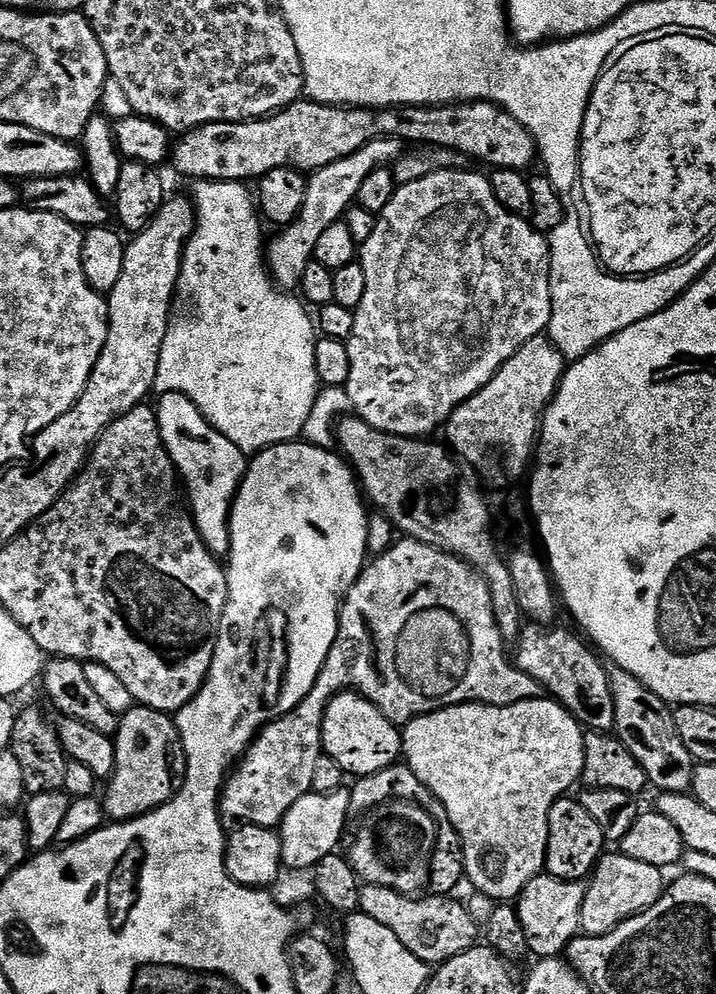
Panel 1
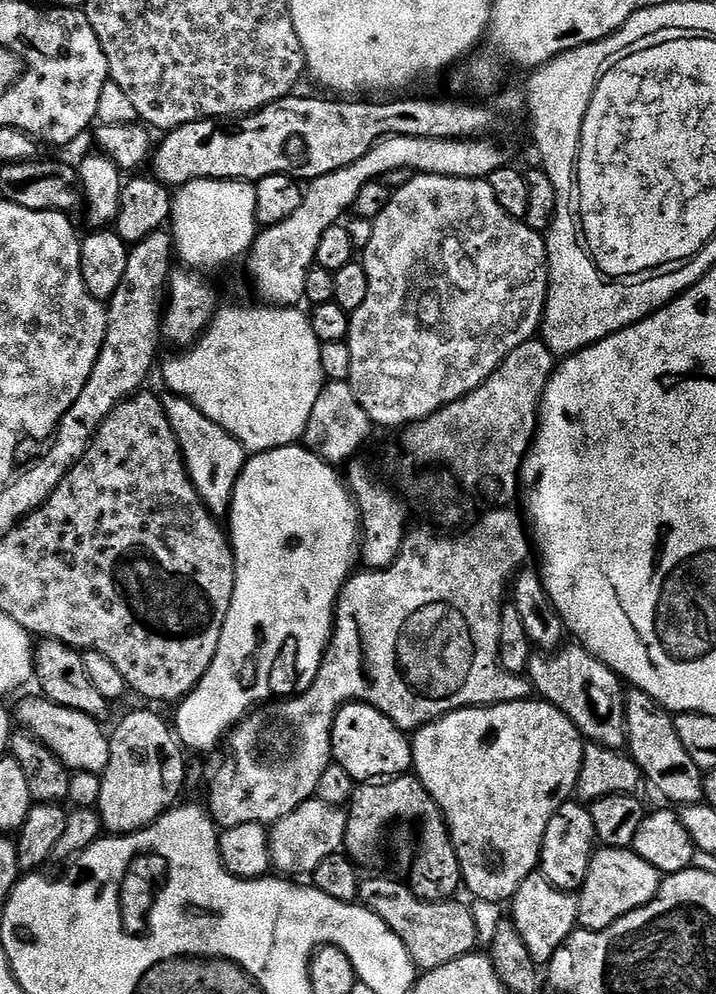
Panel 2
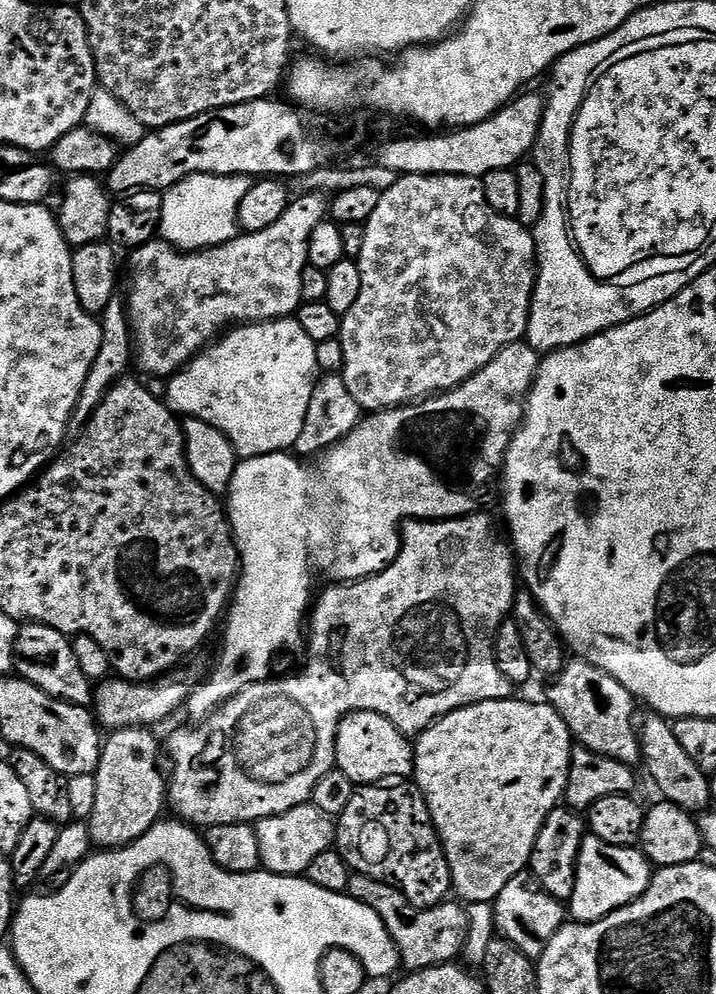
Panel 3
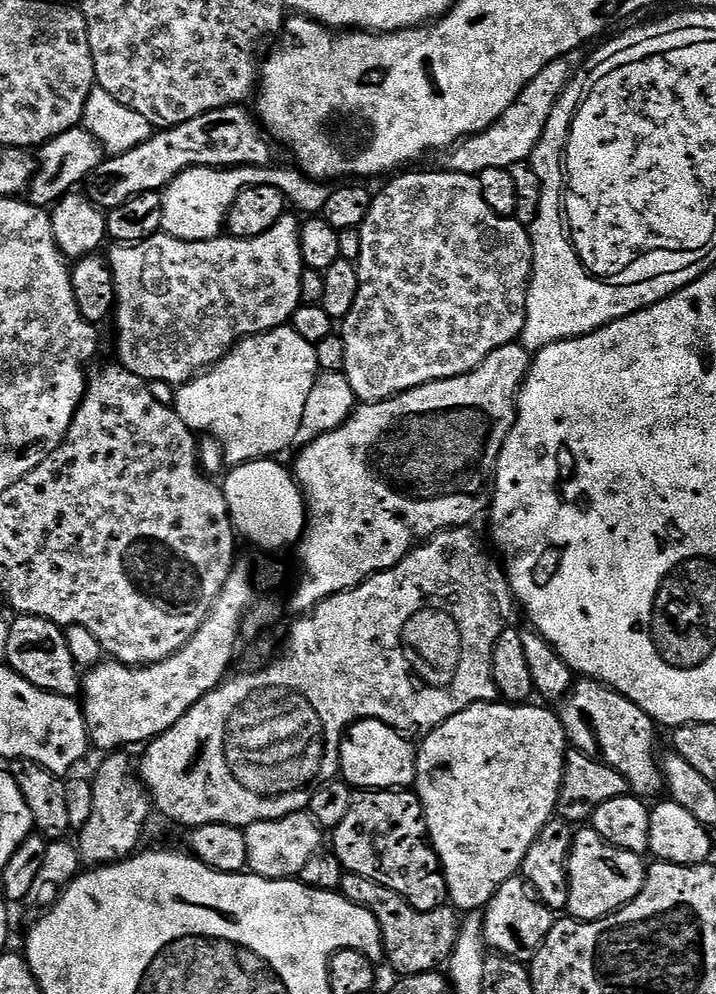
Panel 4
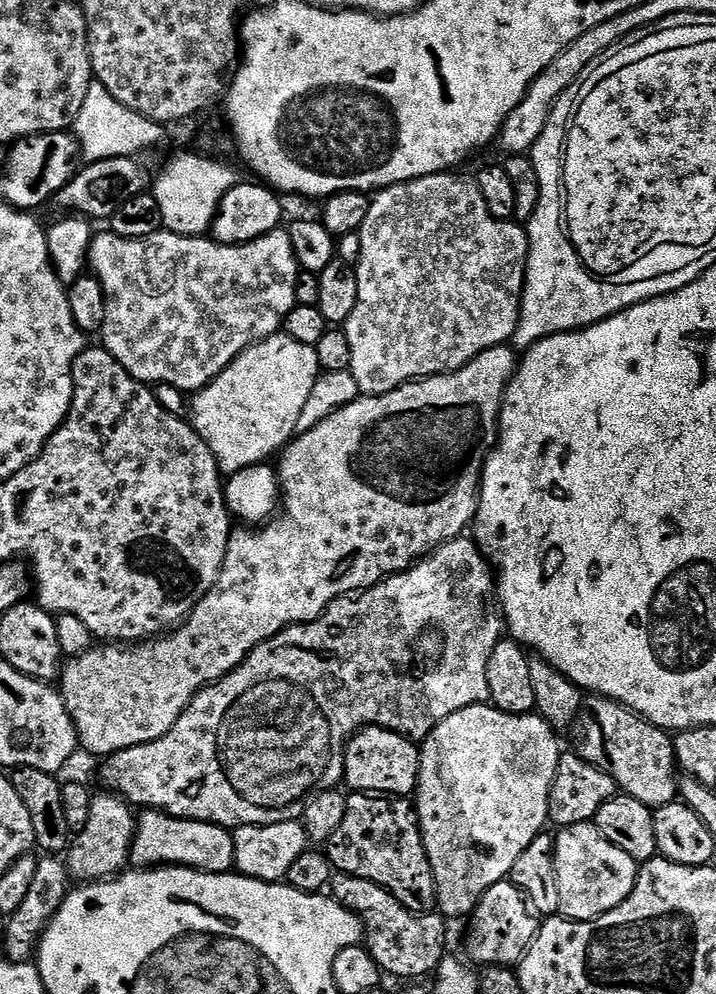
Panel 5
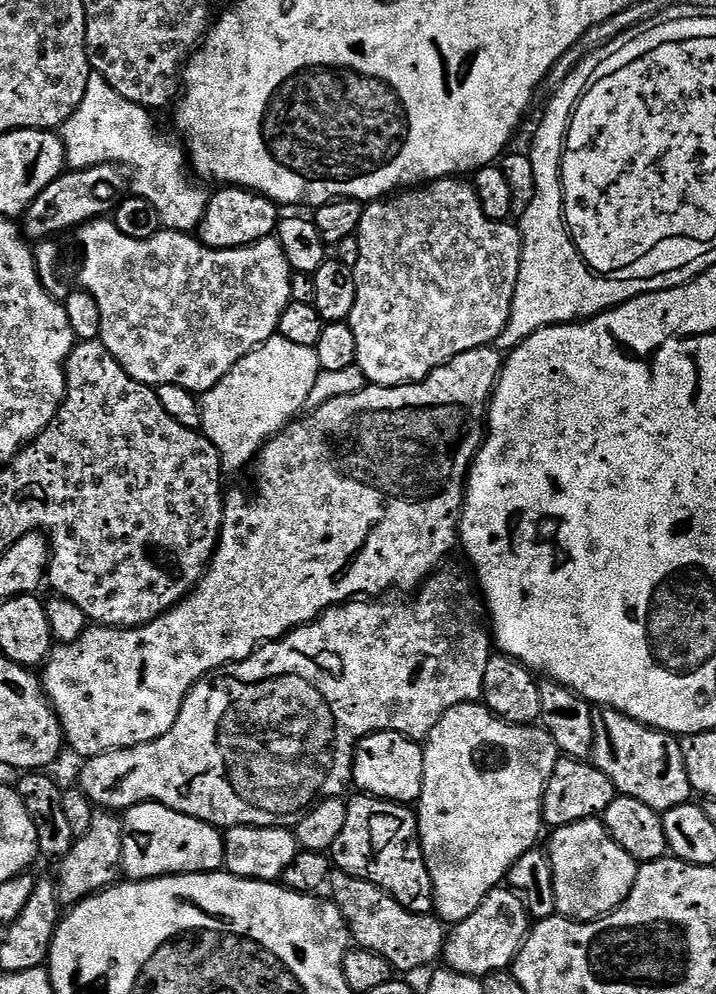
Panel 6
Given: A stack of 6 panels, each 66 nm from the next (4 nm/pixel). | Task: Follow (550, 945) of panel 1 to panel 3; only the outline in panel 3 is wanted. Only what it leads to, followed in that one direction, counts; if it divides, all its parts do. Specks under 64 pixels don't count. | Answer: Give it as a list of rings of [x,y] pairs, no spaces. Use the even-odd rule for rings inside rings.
[[[525,870],[510,878],[502,894],[498,894],[494,901],[494,918],[497,933],[535,962],[539,960],[550,938],[554,938],[554,934],[558,934],[560,927],[566,923],[566,908],[561,901],[542,890],[531,871]]]

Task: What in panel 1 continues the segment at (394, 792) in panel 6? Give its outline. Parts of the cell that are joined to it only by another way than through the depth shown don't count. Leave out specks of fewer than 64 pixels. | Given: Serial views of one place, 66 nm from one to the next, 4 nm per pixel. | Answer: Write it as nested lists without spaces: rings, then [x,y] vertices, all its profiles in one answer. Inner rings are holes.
[[[351,690],[338,693],[326,706],[320,739],[323,755],[334,758],[352,778],[378,774],[402,756],[402,732],[364,696]]]

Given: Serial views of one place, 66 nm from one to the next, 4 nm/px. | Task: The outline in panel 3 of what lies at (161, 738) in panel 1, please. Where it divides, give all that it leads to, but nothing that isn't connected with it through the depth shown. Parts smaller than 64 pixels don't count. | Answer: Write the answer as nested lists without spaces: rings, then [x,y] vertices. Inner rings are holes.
[[[117,728],[112,736],[103,741],[100,761],[95,770],[96,787],[94,814],[90,814],[87,826],[93,845],[100,850],[125,848],[134,843],[146,830],[150,830],[165,815],[168,798],[168,781],[166,772],[160,769],[162,760],[162,744],[156,741],[155,731],[148,728]]]

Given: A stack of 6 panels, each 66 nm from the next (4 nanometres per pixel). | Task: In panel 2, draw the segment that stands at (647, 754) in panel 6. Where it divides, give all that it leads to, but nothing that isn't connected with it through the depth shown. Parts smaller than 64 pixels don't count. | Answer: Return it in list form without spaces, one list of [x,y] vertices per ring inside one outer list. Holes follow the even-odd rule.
[[[579,646],[568,647],[561,647],[555,655],[533,655],[531,662],[528,663],[526,676],[534,689],[535,695],[539,699],[553,704],[562,714],[566,714],[566,718],[570,718],[570,722],[574,722],[574,726],[580,731],[585,741],[601,744],[607,748],[623,749],[628,738],[626,734],[626,710],[624,709],[626,703],[625,685],[614,670],[610,670],[598,658],[591,656],[585,648]]]

